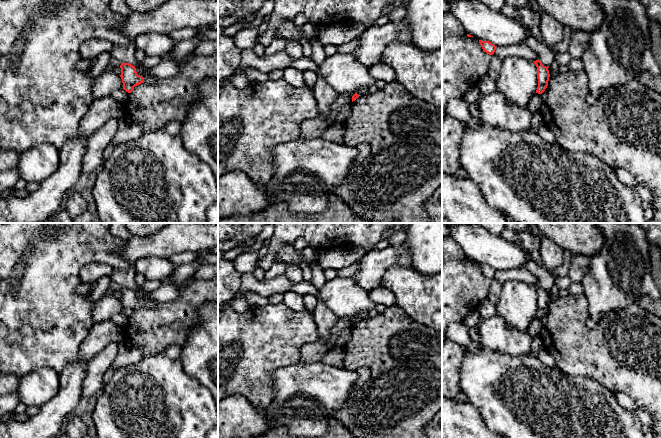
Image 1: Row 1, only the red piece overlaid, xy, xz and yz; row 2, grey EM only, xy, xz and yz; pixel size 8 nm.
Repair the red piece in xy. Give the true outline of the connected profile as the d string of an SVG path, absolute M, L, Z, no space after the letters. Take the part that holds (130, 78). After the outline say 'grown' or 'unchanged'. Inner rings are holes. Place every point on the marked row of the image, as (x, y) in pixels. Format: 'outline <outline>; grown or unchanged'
outline M121 63L121 79L123 83L123 89L131 93L135 86L143 83L143 77L138 75L135 66L129 63Z; unchanged

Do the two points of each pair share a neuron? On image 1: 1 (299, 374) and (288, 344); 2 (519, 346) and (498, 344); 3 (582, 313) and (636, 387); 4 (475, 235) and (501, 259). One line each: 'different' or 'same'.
1: different
2: same
3: same
4: same

